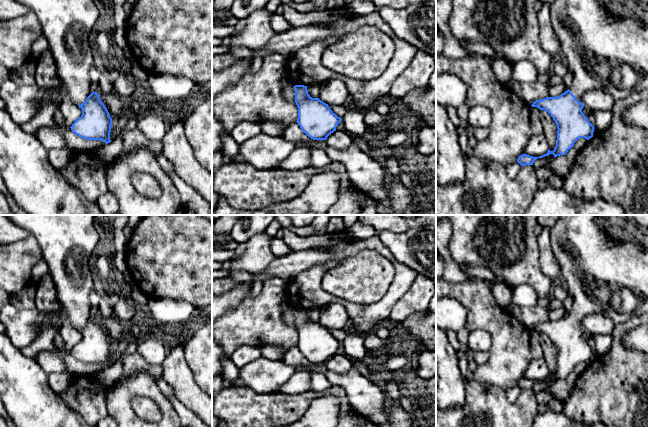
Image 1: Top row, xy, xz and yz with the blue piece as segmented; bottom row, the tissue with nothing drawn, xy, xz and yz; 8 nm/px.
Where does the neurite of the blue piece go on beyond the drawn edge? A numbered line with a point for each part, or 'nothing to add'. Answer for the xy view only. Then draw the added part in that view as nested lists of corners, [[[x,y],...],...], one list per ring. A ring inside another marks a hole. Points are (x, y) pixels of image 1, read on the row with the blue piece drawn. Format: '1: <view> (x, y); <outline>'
1: xy (68, 25); [[[16,0],[26,5],[35,13],[42,27],[43,35],[56,65],[56,76],[59,84],[54,86],[53,95],[49,96],[44,87],[34,98],[35,112],[39,112],[43,102],[53,100],[61,104],[63,92],[66,91],[72,104],[80,105],[92,93],[90,70],[97,63],[97,53],[93,44],[93,35],[98,29],[104,13],[96,6],[94,0]]]

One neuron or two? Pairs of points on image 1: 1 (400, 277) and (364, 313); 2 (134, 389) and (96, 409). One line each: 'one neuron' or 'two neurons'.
1: one neuron
2: two neurons

